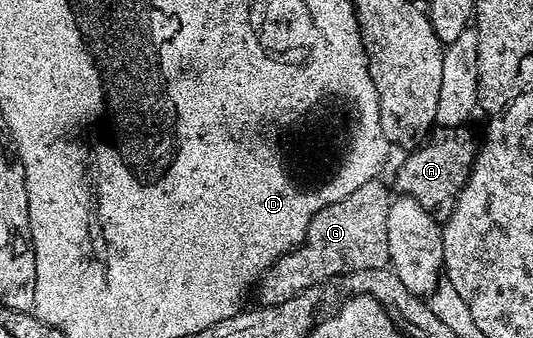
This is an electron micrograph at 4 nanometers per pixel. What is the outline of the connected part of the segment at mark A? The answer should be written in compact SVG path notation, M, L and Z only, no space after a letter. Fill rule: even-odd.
M441 126L430 131L431 139L424 146L419 146L399 166L395 174L395 186L398 193L404 198L411 198L418 206L429 212L443 201L452 197L453 191L460 185L470 163L474 143L466 134L466 129L453 126ZM452 189L452 190L451 190Z

